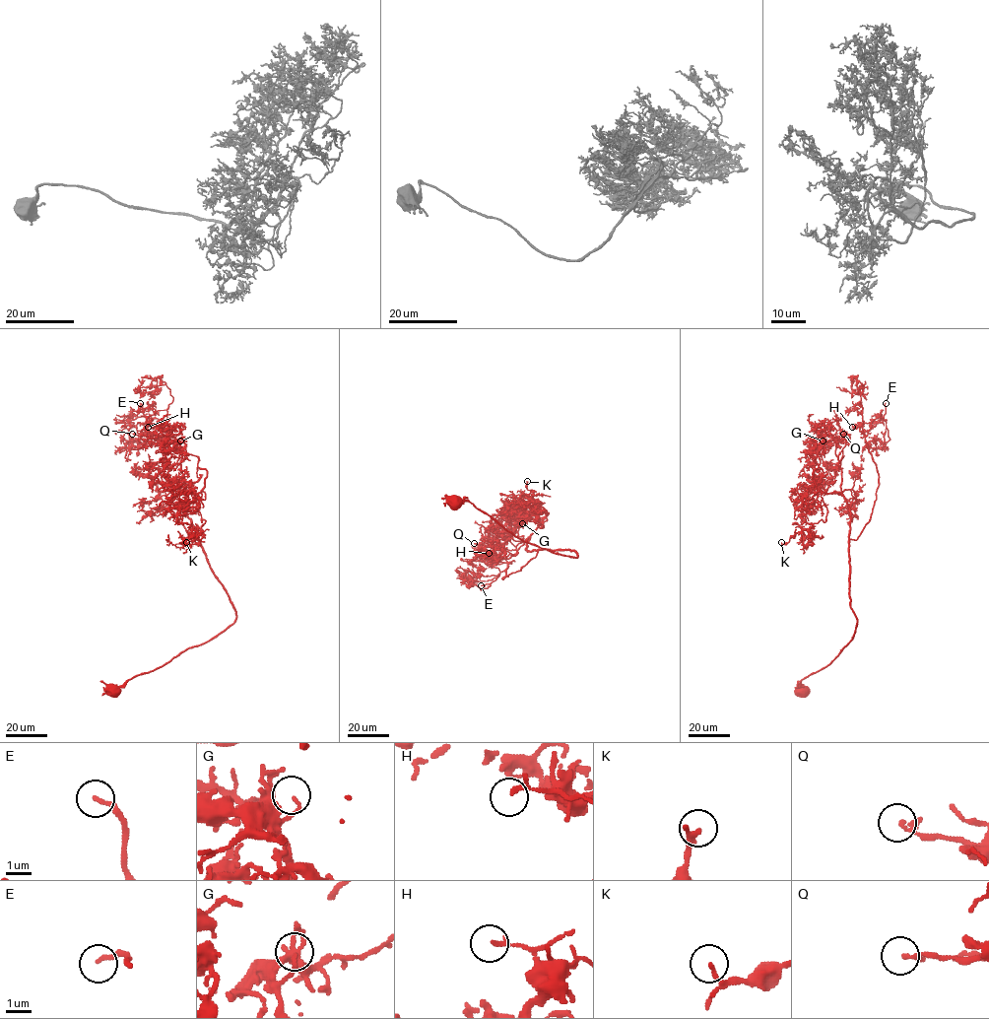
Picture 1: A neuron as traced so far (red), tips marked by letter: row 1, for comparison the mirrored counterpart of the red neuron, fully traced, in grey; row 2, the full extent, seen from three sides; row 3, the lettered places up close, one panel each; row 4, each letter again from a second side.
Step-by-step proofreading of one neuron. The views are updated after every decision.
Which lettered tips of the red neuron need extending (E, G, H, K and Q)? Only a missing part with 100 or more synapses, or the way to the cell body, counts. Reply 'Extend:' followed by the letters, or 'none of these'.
Extend: E

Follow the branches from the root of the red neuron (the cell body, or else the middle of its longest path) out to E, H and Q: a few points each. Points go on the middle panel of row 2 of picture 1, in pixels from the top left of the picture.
E: (455, 502), (470, 501), (531, 544), (577, 554), (540, 549), (519, 571), (502, 578), (507, 566), (481, 585)
H: (455, 502), (470, 501), (531, 544), (577, 557), (540, 549), (502, 578), (507, 566), (491, 567), (489, 553)
Q: (455, 502), (470, 501), (531, 544), (577, 557), (570, 550), (527, 551), (523, 539), (511, 550), (474, 543)

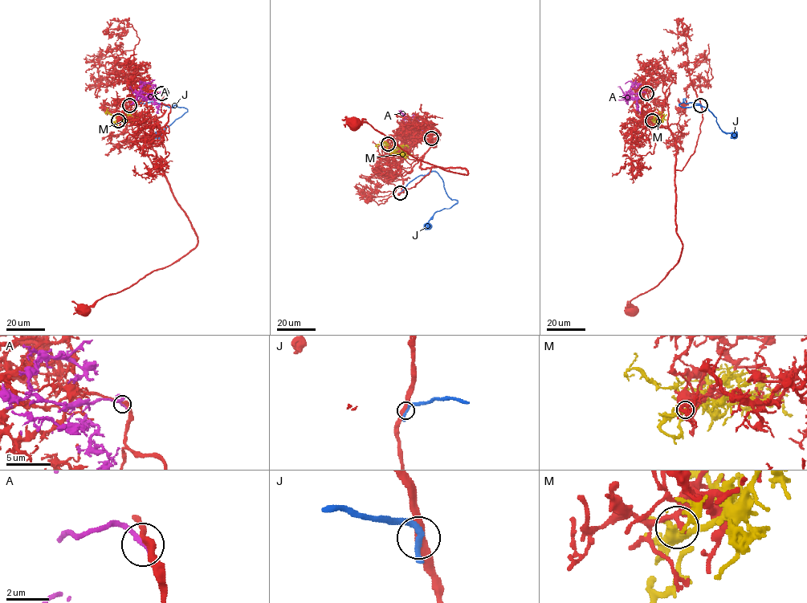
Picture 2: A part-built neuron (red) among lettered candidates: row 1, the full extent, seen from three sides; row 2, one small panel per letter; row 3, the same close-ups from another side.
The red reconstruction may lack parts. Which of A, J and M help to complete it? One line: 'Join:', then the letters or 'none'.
Join: A

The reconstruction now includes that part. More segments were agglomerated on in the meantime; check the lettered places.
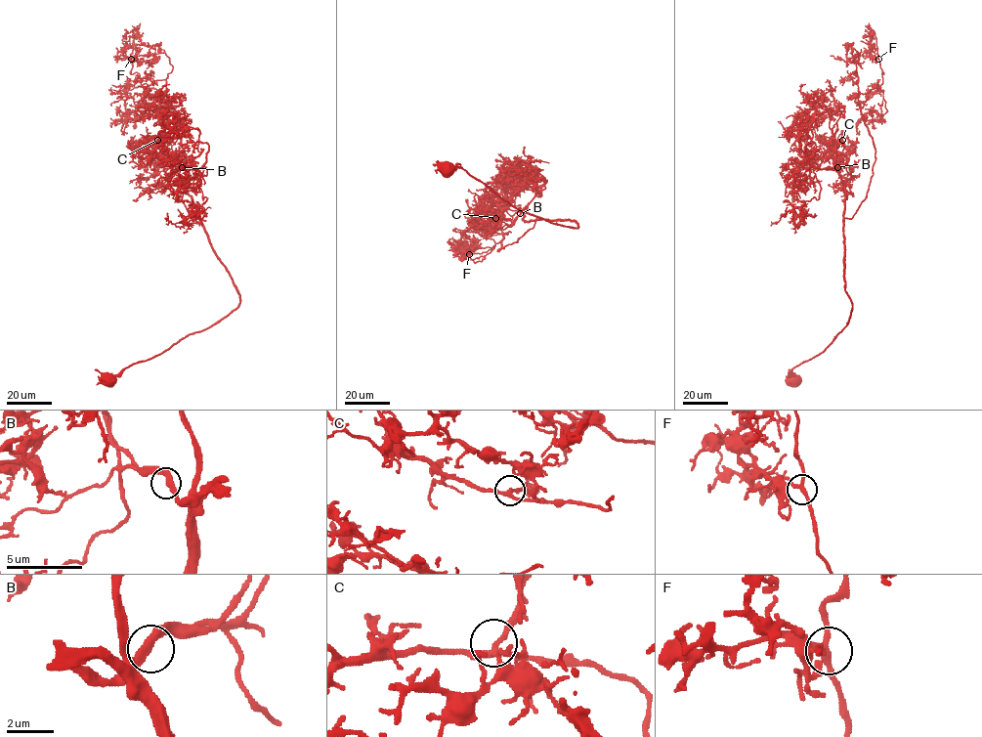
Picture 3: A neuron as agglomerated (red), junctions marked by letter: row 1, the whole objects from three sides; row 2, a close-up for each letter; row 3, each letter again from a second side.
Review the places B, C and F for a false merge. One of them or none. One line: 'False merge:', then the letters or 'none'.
False merge: none

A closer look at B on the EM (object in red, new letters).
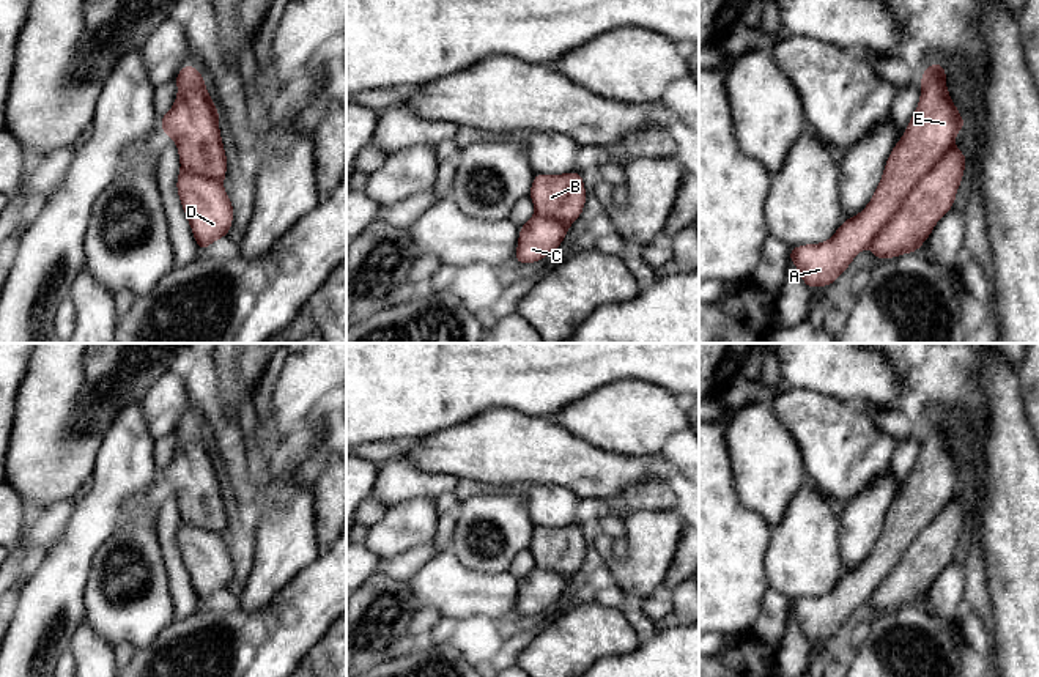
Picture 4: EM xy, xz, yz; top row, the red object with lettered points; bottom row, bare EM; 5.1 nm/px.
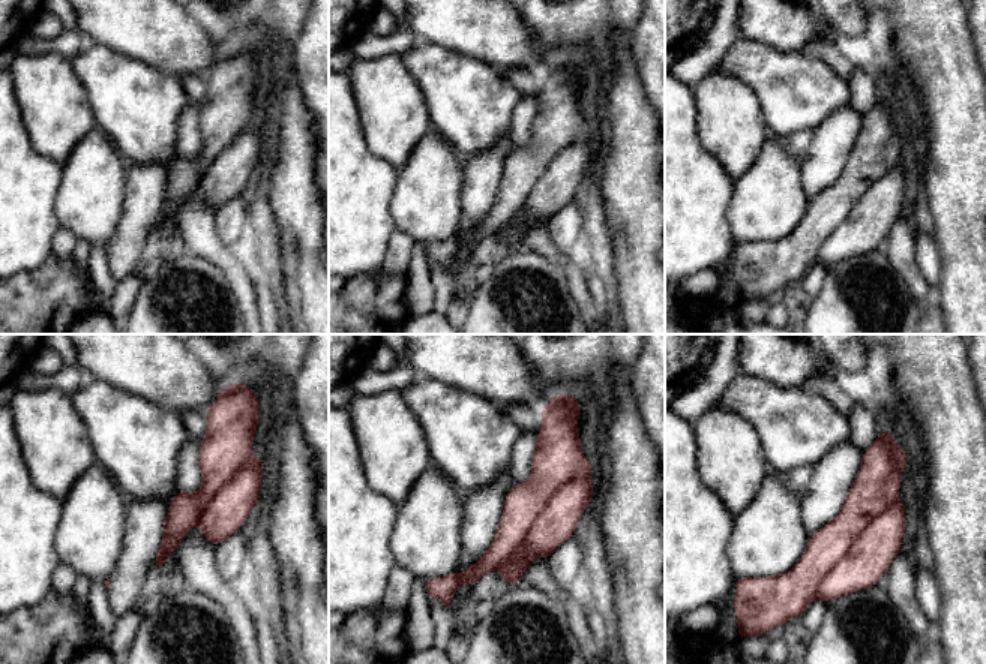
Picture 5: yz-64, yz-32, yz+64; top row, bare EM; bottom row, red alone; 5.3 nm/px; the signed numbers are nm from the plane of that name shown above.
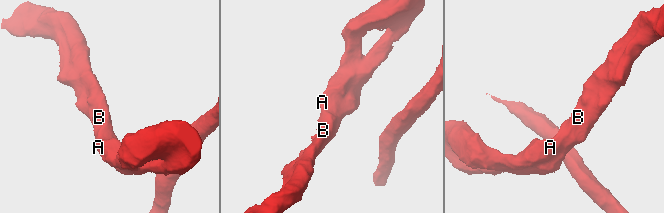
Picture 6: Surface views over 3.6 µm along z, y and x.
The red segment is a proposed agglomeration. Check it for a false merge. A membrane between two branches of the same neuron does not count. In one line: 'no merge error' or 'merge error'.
no merge error

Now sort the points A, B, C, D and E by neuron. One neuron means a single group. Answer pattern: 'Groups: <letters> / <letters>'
Groups: A B C D E

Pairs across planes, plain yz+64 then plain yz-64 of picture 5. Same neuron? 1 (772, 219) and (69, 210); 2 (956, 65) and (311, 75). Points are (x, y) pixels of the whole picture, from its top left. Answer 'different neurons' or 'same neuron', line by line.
1: same neuron
2: different neurons

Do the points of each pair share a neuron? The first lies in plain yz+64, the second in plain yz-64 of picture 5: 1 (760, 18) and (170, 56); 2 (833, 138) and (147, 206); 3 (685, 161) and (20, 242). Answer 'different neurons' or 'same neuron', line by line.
1: same neuron
2: same neuron
3: same neuron

